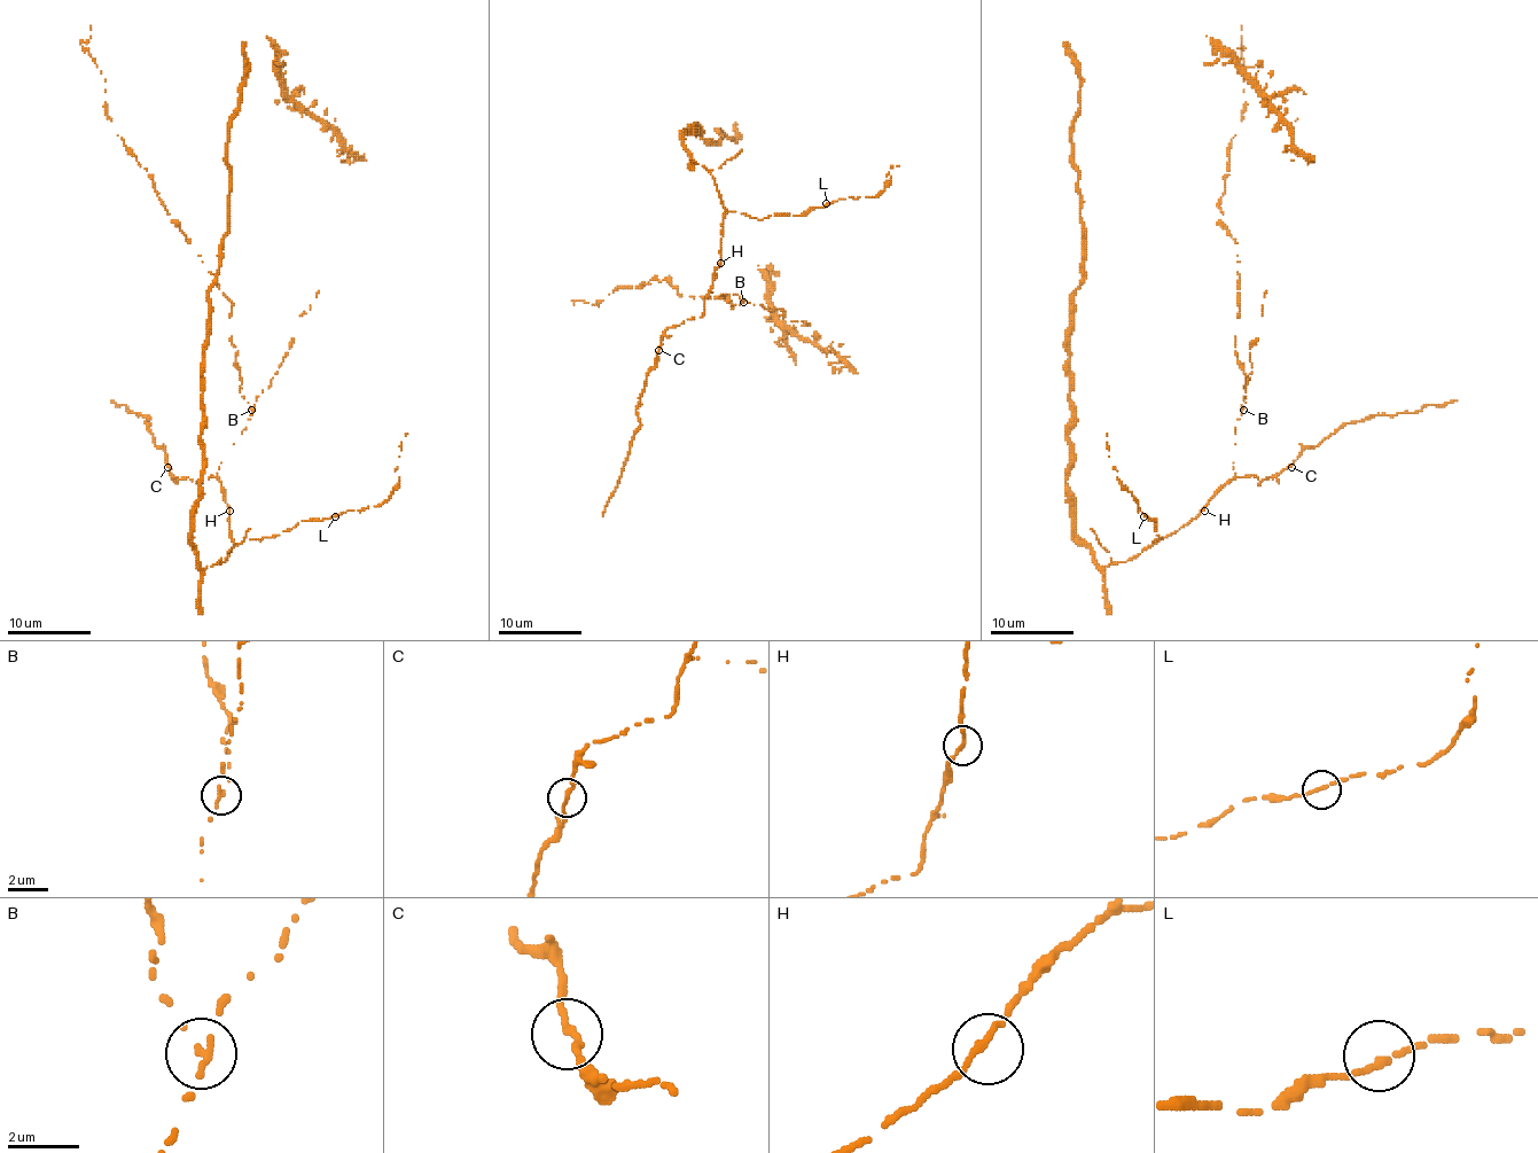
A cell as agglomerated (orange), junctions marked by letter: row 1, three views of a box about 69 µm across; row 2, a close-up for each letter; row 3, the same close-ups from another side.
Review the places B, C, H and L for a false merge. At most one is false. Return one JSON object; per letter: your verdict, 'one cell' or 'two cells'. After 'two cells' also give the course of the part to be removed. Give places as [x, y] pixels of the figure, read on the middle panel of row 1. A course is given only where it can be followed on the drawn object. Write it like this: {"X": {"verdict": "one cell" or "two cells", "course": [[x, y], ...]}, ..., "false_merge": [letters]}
{"B": {"verdict": "two cells"}, "C": {"verdict": "one cell"}, "H": {"verdict": "one cell"}, "L": {"verdict": "one cell"}, "false_merge": ["B"]}

